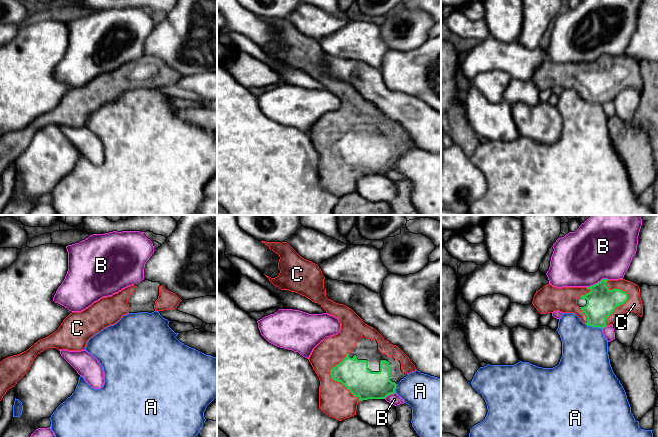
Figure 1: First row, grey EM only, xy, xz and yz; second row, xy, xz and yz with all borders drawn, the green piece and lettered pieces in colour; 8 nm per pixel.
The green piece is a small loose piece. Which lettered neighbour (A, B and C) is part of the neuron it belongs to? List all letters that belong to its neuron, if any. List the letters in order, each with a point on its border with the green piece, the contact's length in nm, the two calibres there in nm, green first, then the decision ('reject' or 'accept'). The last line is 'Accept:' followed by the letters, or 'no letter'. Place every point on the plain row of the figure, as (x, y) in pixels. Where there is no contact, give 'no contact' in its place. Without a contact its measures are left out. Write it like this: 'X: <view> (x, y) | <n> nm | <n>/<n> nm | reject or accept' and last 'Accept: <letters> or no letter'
A: yz (593, 102) | 150 nm | 240/380 nm | reject
B: yz (598, 58) | 200 nm | 240/460 nm | reject
C: yz (627, 74) | 360 nm | 240/130 nm | accept
Accept: C

